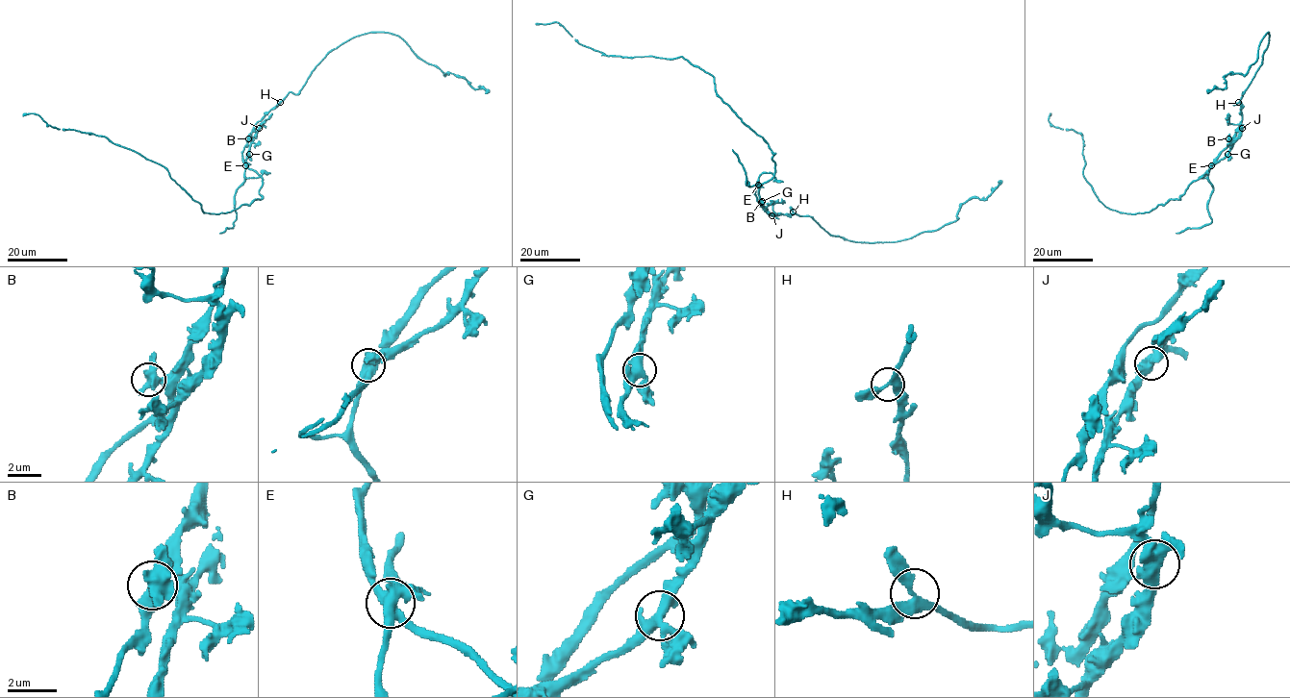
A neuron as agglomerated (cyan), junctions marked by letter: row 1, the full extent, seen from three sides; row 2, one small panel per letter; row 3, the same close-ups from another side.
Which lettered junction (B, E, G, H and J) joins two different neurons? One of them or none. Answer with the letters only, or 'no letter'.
E

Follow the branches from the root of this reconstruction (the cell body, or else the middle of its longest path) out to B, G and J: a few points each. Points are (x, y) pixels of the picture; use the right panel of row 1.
B: (1211, 167), (1232, 142), (1228, 138)
G: (1211, 167), (1227, 154)
J: (1211, 167), (1227, 154), (1242, 128)

